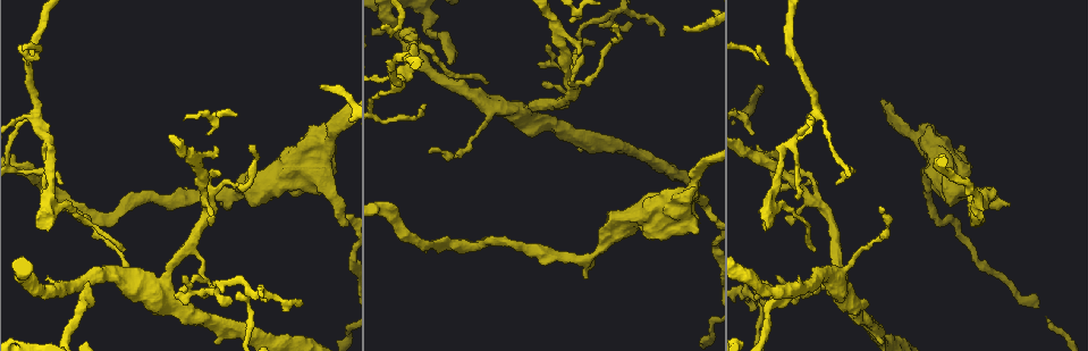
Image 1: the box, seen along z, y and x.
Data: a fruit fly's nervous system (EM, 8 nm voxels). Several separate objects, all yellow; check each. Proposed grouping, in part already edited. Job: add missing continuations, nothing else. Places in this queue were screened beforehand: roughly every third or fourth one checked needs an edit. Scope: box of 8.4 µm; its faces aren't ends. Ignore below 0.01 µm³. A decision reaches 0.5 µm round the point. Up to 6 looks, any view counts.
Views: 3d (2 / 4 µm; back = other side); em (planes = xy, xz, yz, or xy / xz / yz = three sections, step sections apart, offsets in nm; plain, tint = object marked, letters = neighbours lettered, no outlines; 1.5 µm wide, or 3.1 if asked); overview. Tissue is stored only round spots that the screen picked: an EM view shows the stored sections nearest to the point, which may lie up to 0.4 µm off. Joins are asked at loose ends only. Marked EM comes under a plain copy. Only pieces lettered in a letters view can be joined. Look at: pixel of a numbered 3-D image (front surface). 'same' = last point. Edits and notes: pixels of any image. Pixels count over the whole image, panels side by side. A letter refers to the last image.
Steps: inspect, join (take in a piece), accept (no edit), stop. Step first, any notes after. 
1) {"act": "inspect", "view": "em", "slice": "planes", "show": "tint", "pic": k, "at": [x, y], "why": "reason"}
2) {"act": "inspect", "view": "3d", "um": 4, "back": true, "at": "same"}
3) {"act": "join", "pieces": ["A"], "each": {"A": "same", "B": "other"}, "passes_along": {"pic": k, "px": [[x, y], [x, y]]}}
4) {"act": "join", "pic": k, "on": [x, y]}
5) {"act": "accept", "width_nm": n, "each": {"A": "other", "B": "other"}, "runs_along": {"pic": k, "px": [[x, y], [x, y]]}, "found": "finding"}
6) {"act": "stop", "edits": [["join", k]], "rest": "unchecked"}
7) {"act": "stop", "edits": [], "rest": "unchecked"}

{"act": "inspect", "view": "em", "slice": "planes", "show": "tint", "pic": 1, "at": [696, 226], "why": "thick end"}

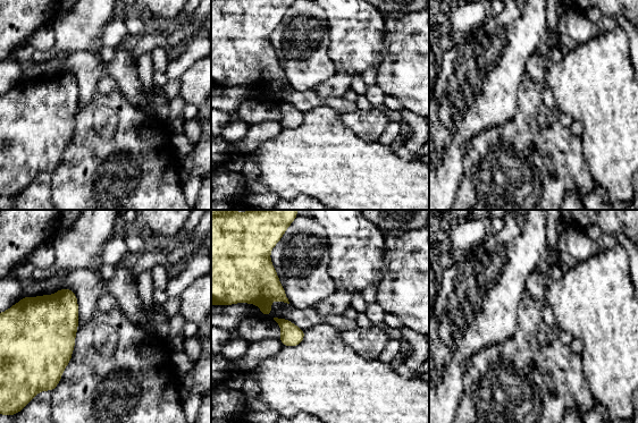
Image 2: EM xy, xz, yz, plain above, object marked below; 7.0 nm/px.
{"act": "inspect", "view": "em", "slice": "planes", "show": "letters", "at": "same", "why": "what lies round it"}

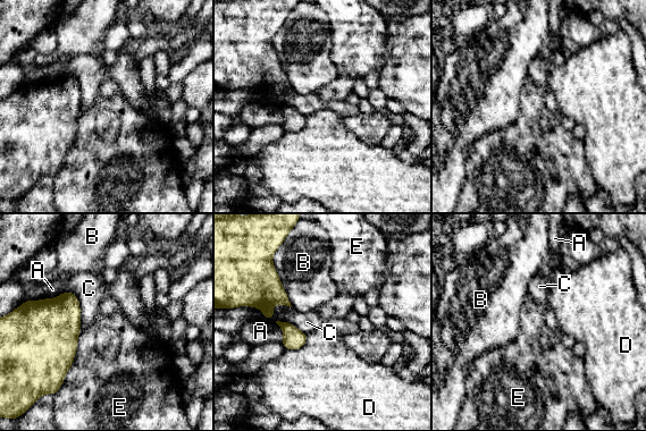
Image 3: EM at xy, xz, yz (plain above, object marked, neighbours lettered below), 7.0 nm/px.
{"act": "accept", "width_nm": 360, "each": {"A": "other", "B": "other", "C": "other", "D": "other", "E": "other"}, "border": {"pic": 3, "px": [[63, 292], [78, 301], [80, 332]]}, "found": "no lettered piece goes on from it"}

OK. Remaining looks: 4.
{"act": "inspect", "view": "3d", "um": 2, "pic": 1, "at": [1009, 205], "why": "free end"}

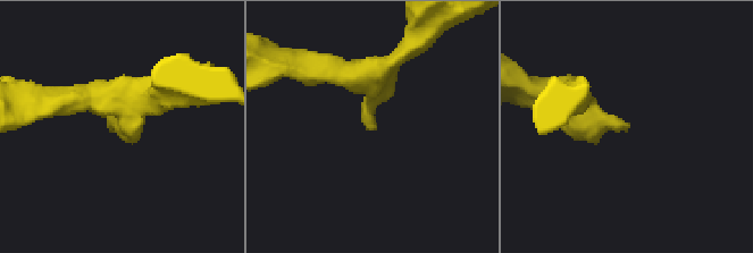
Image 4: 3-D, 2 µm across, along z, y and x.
{"act": "inspect", "view": "em", "slice": "xy", "step": 8, "show": "letters", "pic": 4, "at": [371, 127], "arm_widths_nm": [190, 220]}

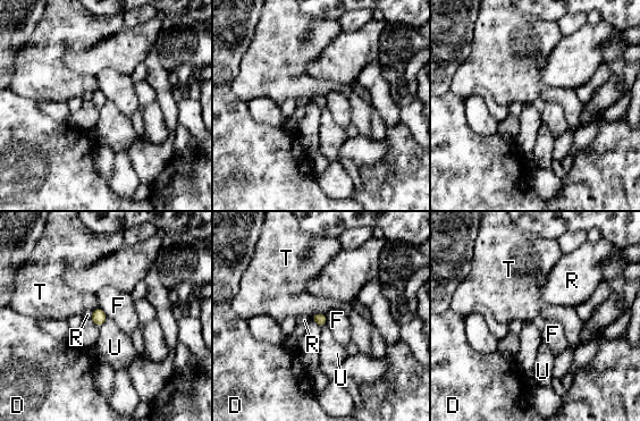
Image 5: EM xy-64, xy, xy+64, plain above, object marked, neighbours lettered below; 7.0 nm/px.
{"act": "accept", "each": {"D": "other", "F": "other", "R": "other", "T": "other", "U": "other"}, "border": {"pic": 5, "px": [[323, 312], [318, 312], [310, 318]]}, "found": "no lettered piece goes on from it"}

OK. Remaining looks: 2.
{"act": "inspect", "view": "em", "slice": "yz", "step": 8, "show": "letters", "pic": 1, "at": [208, 219], "why": "free end"}

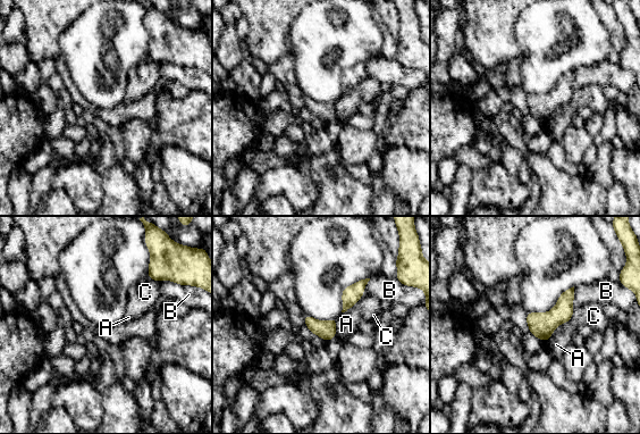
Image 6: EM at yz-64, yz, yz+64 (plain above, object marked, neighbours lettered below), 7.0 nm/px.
{"act": "accept", "width_nm": 130, "longest_contact_nm": ["A", 240], "each": {"A": "other", "B": "other", "C": "other"}, "found": "no lettered piece goes on from it"}

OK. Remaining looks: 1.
{"act": "stop", "edits": [], "rest": "unchecked"}

